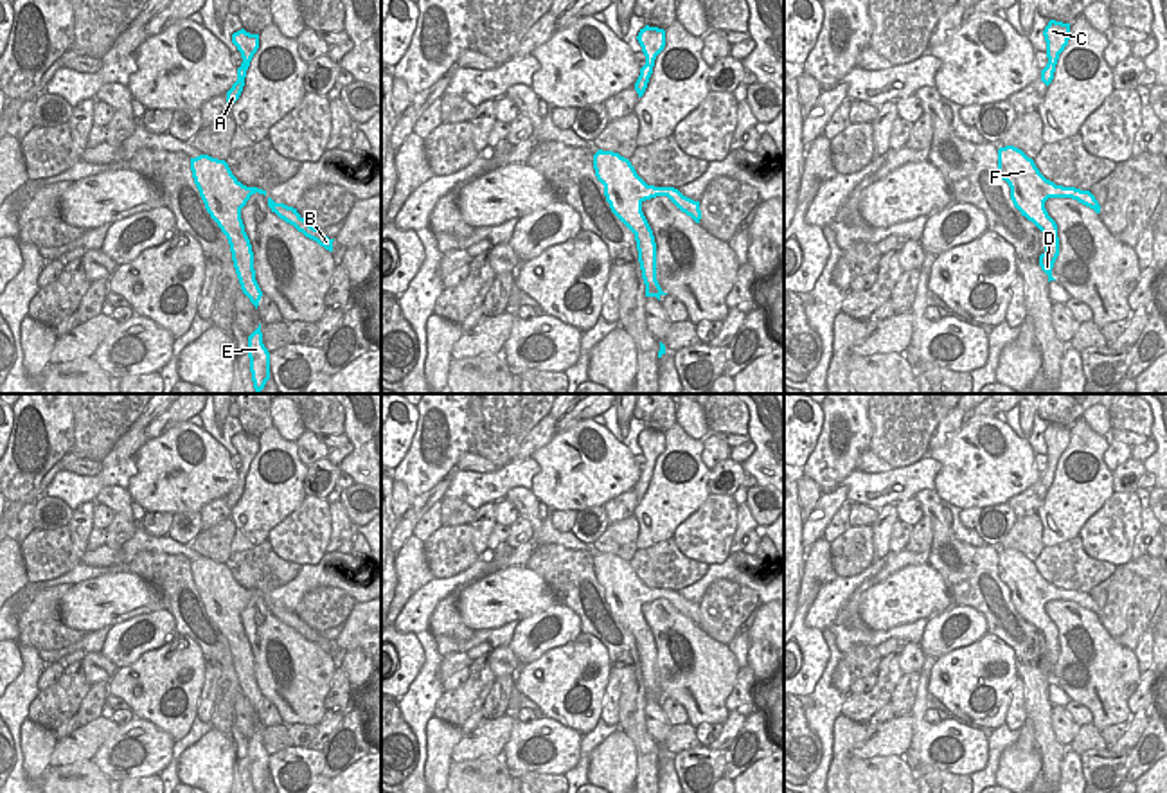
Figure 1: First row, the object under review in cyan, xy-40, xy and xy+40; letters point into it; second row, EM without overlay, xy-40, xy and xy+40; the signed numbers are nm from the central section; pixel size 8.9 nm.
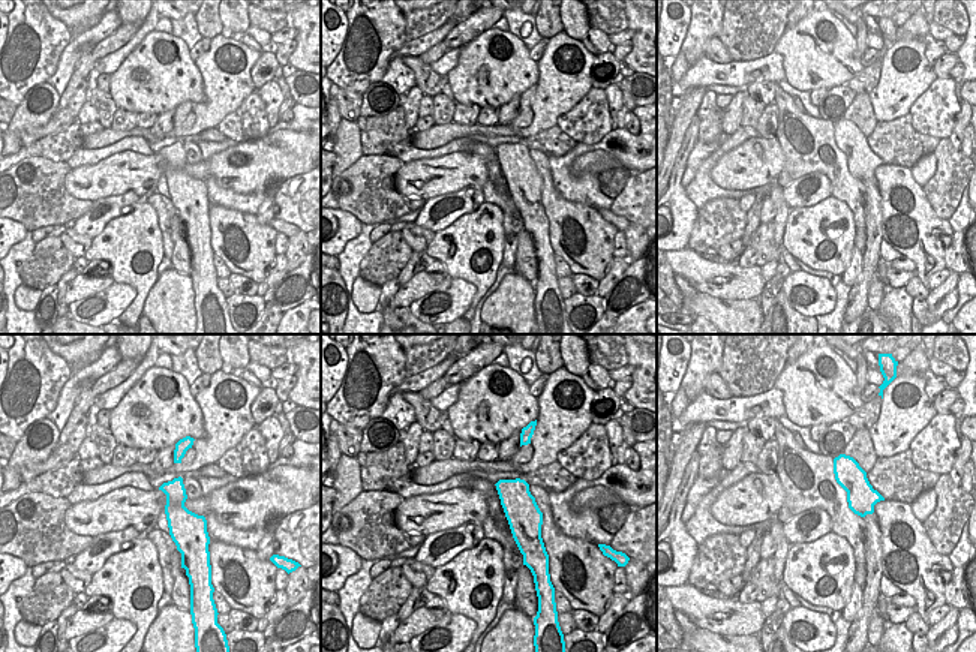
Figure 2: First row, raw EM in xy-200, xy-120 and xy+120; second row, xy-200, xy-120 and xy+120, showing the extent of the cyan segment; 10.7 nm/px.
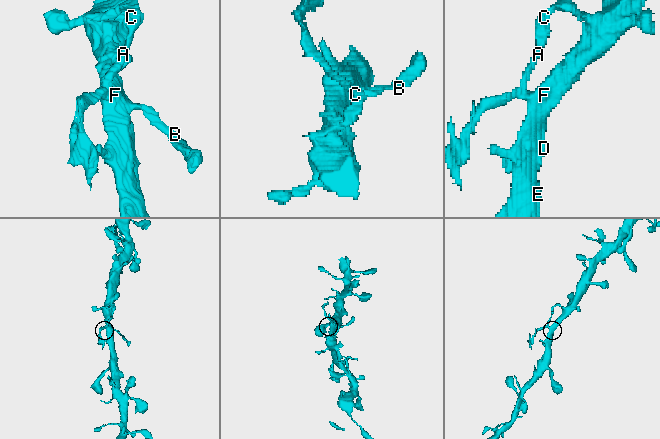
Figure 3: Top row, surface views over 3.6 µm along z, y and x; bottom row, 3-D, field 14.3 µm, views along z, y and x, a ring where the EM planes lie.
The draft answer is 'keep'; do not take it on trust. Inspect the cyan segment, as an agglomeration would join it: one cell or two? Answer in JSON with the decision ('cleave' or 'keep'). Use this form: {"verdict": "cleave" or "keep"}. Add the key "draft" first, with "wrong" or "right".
{"draft": "right", "verdict": "keep"}

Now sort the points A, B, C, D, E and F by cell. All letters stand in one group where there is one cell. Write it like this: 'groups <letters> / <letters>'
groups A B C D E F

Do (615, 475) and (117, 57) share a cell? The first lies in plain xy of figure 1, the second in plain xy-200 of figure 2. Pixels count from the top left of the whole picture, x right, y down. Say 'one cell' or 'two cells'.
two cells

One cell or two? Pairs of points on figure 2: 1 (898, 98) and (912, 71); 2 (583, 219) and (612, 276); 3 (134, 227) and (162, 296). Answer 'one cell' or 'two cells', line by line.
1: one cell
2: two cells
3: two cells

